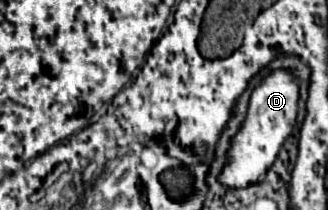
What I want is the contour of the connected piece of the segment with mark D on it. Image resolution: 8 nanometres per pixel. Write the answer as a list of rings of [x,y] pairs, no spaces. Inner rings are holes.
[[[277,69],[263,77],[263,81],[251,91],[249,107],[245,121],[237,135],[229,141],[231,147],[227,149],[227,163],[219,173],[219,183],[227,189],[245,189],[259,181],[261,175],[277,159],[277,153],[285,139],[292,134],[297,117],[297,101],[299,101],[299,83],[291,69]]]

